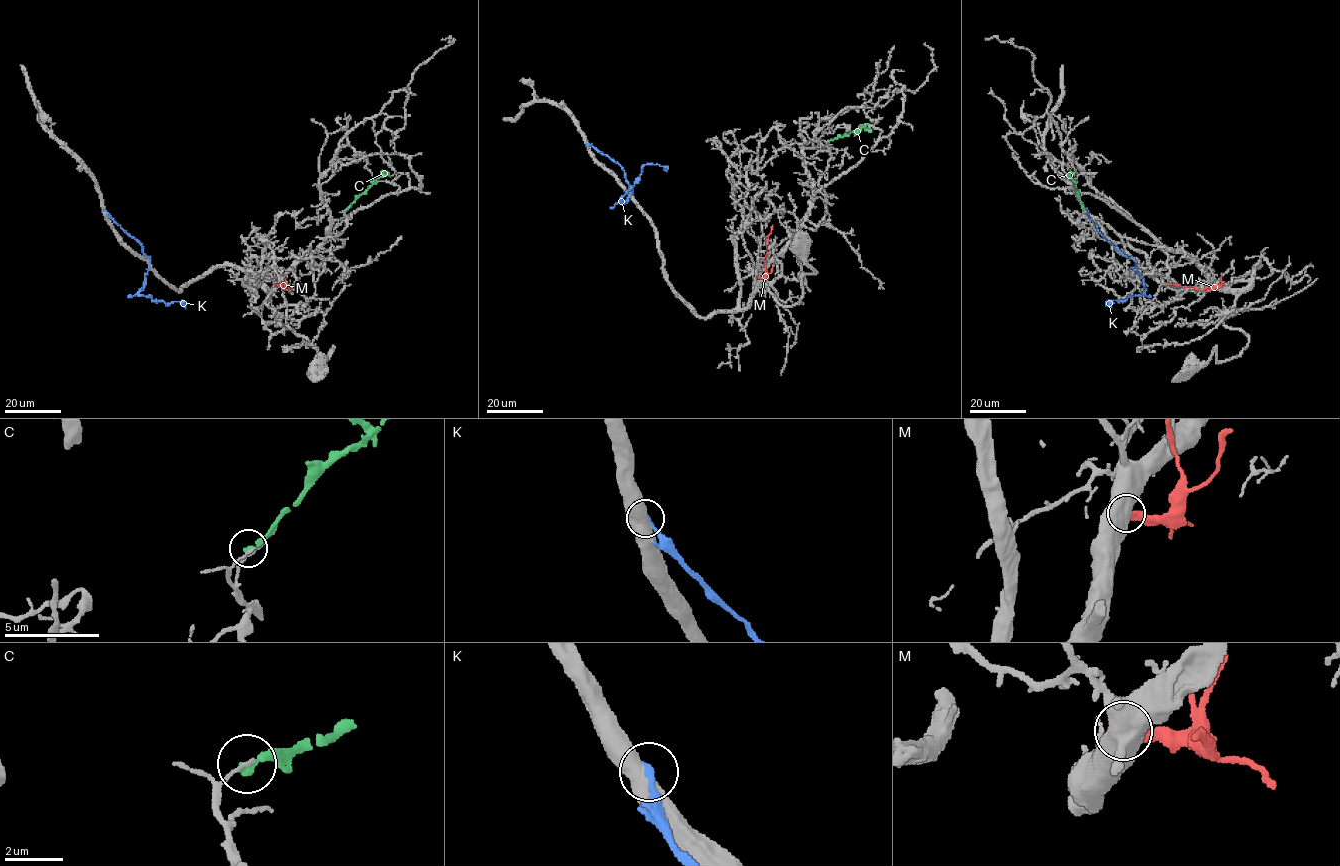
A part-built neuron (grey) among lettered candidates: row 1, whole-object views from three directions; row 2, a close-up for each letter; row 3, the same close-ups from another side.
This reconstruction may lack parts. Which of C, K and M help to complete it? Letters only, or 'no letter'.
no letter

